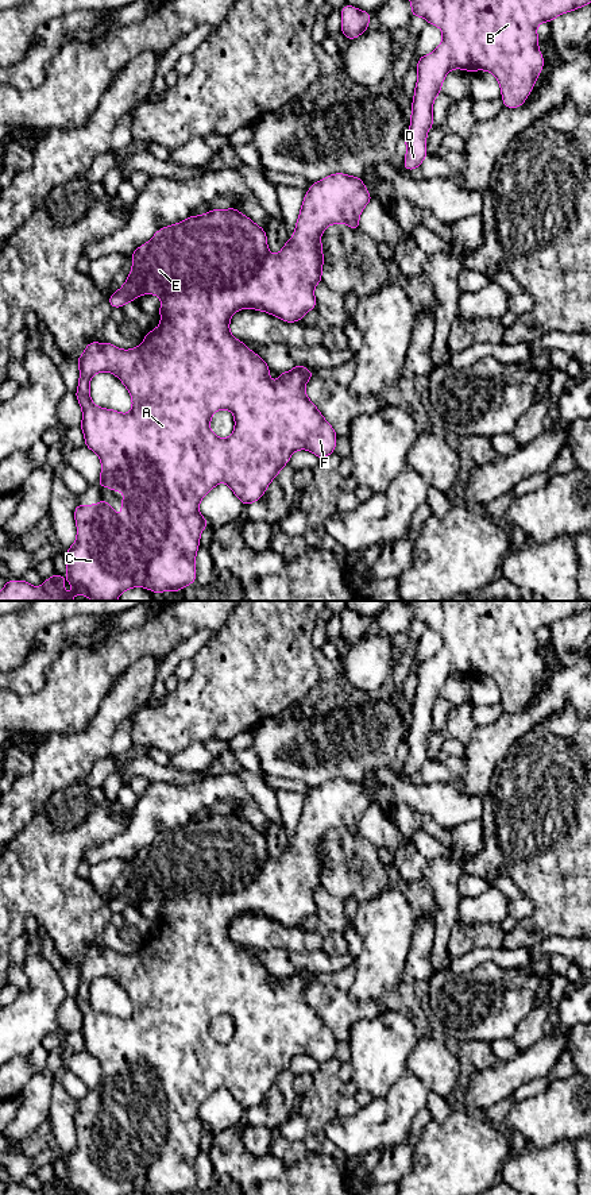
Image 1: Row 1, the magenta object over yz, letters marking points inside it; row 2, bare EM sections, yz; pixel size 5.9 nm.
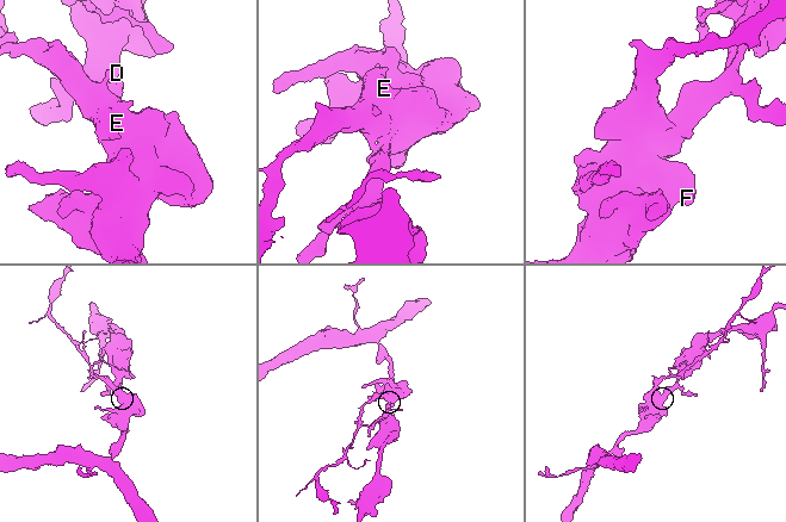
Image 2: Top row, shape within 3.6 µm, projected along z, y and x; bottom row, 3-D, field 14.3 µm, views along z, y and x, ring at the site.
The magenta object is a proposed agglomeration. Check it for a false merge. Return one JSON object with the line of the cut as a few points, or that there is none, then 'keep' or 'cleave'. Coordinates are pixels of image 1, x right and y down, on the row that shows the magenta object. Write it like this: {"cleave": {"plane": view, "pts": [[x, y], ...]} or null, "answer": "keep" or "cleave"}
{"cleave": {"plane": "yz", "pts": [[267, 251], [247, 277], [234, 284], [184, 285], [161, 297]]}, "answer": "cleave"}

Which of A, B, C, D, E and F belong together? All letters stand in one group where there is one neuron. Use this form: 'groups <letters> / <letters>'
groups A B C D F / E

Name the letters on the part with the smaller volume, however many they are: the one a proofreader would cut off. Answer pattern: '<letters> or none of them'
E

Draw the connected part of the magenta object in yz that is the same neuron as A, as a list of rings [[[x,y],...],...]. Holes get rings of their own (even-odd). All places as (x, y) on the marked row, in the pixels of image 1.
[[[343,173],[331,174],[321,181],[312,184],[312,188],[305,193],[300,216],[294,228],[294,235],[290,240],[286,240],[283,248],[279,254],[274,255],[267,253],[256,270],[244,280],[237,281],[235,285],[227,288],[210,288],[204,289],[198,285],[184,286],[175,292],[166,293],[161,301],[161,324],[158,328],[151,329],[144,336],[140,346],[132,350],[120,350],[111,343],[97,343],[90,342],[84,354],[77,358],[80,367],[80,381],[76,392],[76,397],[82,408],[82,423],[81,429],[85,436],[85,446],[96,452],[101,459],[101,475],[98,479],[100,487],[108,486],[112,492],[121,490],[124,493],[121,501],[123,519],[120,520],[113,510],[113,508],[104,500],[100,500],[97,505],[77,505],[74,510],[74,519],[77,524],[77,539],[73,546],[65,554],[66,560],[66,575],[72,583],[72,595],[67,597],[63,589],[63,578],[54,573],[51,578],[47,578],[42,586],[34,587],[26,581],[8,581],[0,591],[0,601],[73,601],[76,595],[82,593],[85,598],[92,601],[116,601],[123,591],[131,587],[147,587],[148,590],[161,594],[165,590],[179,590],[190,583],[196,582],[196,554],[200,546],[201,531],[208,527],[208,521],[201,516],[198,510],[200,501],[220,482],[225,482],[235,496],[242,501],[243,505],[252,504],[262,498],[267,486],[271,483],[273,478],[283,469],[283,466],[290,460],[290,456],[297,450],[309,450],[318,459],[325,458],[335,452],[337,435],[332,425],[322,417],[316,405],[308,398],[305,392],[305,383],[314,375],[306,369],[306,366],[296,365],[296,367],[286,373],[279,373],[277,382],[270,379],[270,369],[267,363],[255,352],[252,352],[242,340],[235,339],[229,332],[229,320],[232,315],[243,308],[252,308],[255,311],[263,311],[273,316],[277,316],[287,323],[301,321],[302,316],[316,308],[314,286],[322,282],[321,269],[324,265],[322,244],[320,240],[321,234],[329,224],[345,223],[352,230],[359,228],[359,216],[363,208],[372,200],[366,185],[359,177],[351,177]],[[96,373],[113,373],[128,389],[132,398],[132,409],[130,413],[120,413],[112,409],[104,409],[94,405],[90,400],[89,385],[90,378]],[[220,409],[228,409],[235,417],[235,429],[228,439],[221,439],[216,436],[209,428],[212,415]]]

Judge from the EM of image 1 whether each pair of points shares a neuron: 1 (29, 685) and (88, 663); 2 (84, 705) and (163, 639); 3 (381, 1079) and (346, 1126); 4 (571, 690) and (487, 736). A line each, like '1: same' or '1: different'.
1: different
2: same
3: different
4: same

